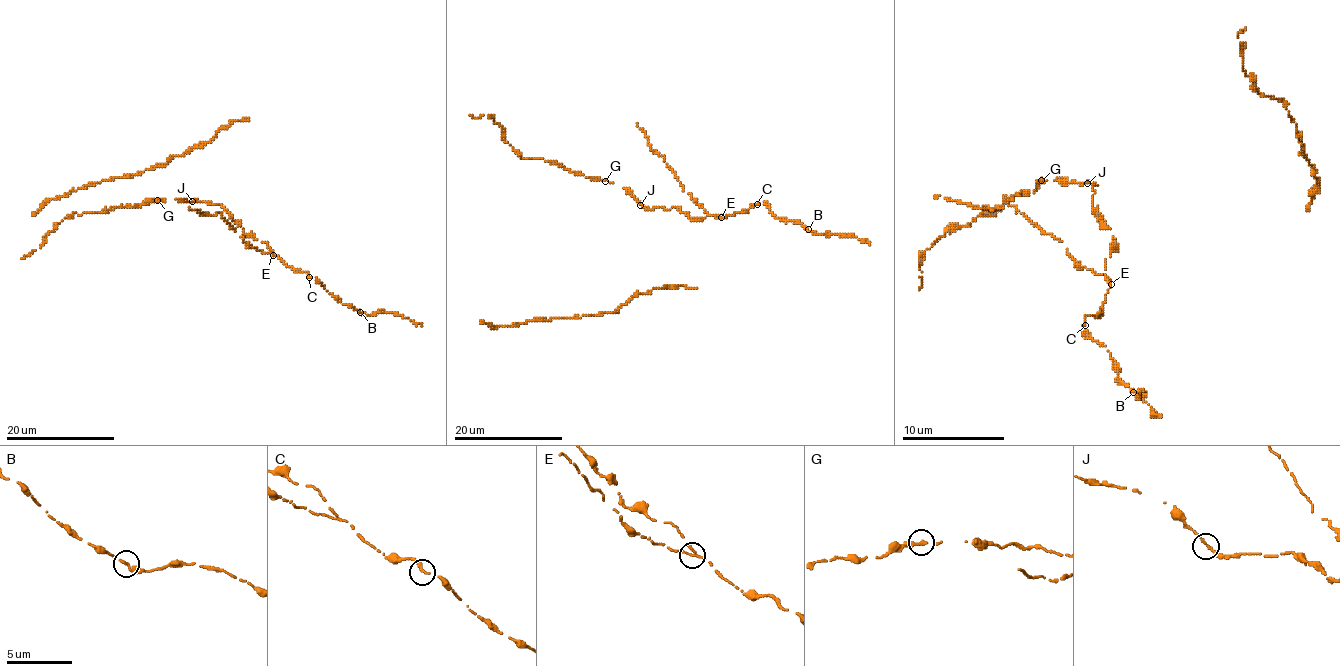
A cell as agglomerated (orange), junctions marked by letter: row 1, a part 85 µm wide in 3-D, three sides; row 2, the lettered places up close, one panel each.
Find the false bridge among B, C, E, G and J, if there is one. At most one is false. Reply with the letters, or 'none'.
E

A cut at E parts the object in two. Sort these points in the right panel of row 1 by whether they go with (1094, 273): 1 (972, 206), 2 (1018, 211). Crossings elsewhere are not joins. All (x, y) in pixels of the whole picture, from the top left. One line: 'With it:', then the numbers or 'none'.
With it: 1, 2

